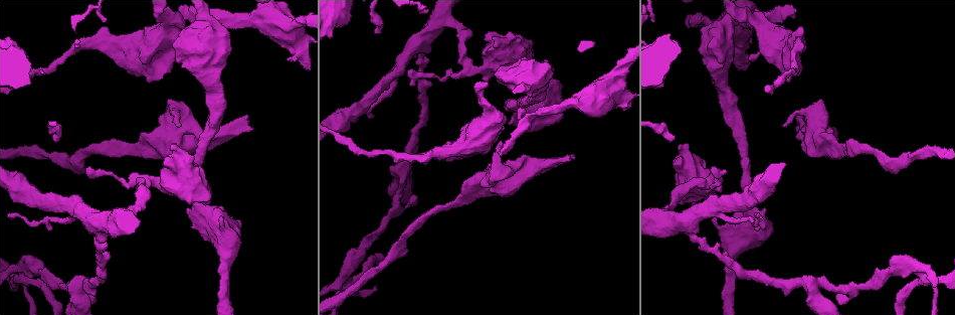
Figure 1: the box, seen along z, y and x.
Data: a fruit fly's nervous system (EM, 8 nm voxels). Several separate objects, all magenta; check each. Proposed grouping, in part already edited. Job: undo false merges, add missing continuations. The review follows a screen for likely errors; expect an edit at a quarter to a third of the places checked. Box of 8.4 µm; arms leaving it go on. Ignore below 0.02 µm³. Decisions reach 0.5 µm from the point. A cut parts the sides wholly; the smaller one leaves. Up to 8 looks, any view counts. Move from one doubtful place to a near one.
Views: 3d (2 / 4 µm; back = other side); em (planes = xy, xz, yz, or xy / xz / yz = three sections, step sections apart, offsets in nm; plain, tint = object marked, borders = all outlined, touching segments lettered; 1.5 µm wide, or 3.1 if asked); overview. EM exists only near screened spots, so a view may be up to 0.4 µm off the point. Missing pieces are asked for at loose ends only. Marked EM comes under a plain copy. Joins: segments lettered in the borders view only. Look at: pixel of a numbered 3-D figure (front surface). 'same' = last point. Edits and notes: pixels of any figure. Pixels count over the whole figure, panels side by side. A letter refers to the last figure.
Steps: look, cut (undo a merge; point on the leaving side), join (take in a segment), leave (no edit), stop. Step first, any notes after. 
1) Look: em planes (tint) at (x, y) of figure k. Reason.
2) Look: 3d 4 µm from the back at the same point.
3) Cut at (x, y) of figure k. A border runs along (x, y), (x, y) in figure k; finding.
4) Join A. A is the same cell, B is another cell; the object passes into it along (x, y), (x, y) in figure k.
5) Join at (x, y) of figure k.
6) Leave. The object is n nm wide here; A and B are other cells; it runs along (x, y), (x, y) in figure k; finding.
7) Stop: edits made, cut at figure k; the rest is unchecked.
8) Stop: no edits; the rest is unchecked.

Look: 3d 4 µm at (20, 274) of figure 1. Sharp bend.

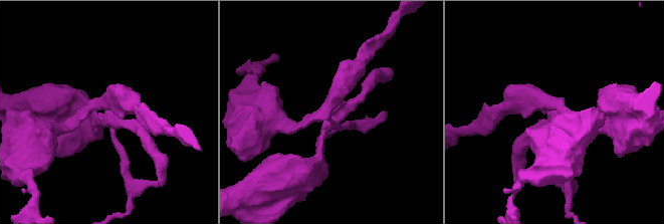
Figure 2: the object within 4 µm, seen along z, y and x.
Look: em planes (tint) at (329, 114) of figure 2. Now the EM.

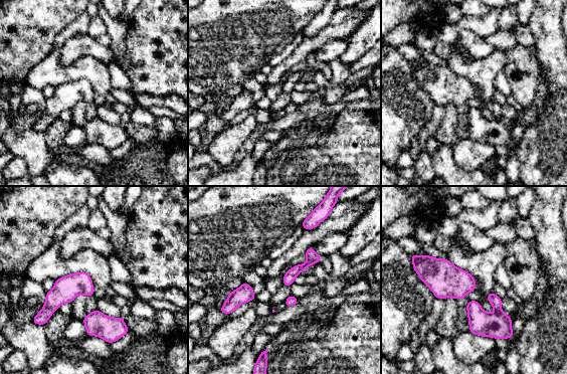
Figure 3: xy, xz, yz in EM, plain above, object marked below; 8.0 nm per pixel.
Look: em planes (borders) at the same point.

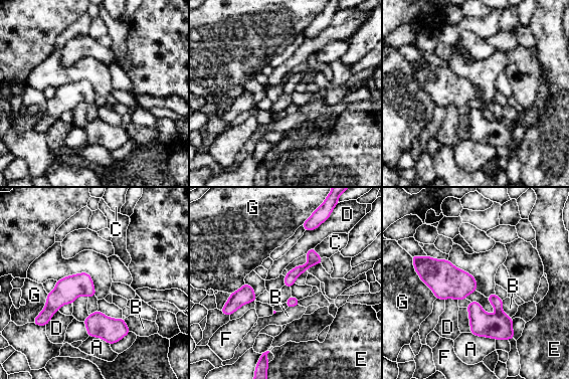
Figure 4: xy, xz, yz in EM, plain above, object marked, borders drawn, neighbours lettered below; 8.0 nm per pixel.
Cut at (498, 326) of figure 4. The longest contact is with G, 360 nm; A, B, C, D, E, F and G are other cells; a border runs along (497, 312), (503, 313) in figure 4; two neurons meet here.

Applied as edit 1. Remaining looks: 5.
Look: em yz step 4 (tint) at (411, 84) of figure 1. Tapers out.

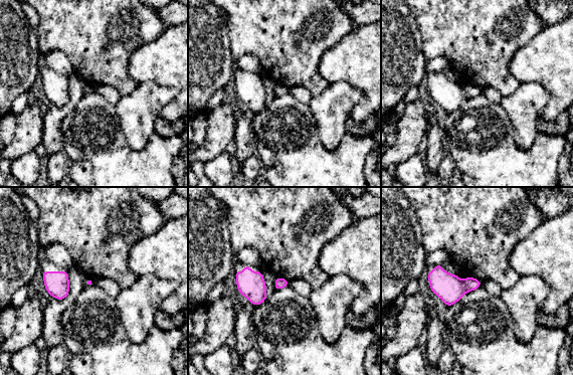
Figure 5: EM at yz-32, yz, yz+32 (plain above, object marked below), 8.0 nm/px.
Look: em planes (borders) at the same point.

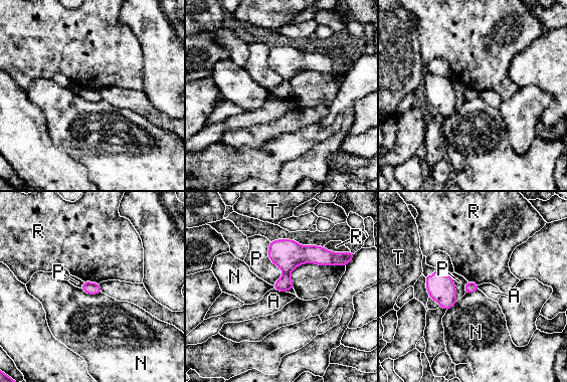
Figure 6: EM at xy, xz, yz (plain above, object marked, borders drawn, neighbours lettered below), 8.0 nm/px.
Leave. The object is 90 nm wide here; A, N, P, R and T are other cells; a border runs along (80, 288), (89, 294), (101, 293) in figure 6; no lettered segment goes on from it.

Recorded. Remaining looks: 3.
Look: 3d 2 µm at (707, 21) of figure 1. Thick turns thin.

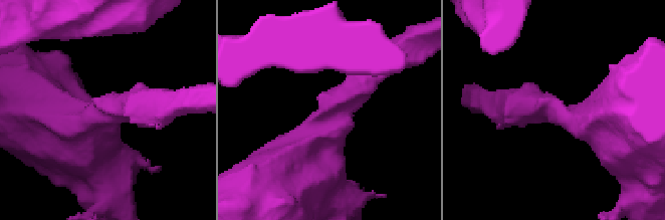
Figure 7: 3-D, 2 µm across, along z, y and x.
Look: em xy step 4 (borders) at (333, 109) of figure 7. Now the EM.

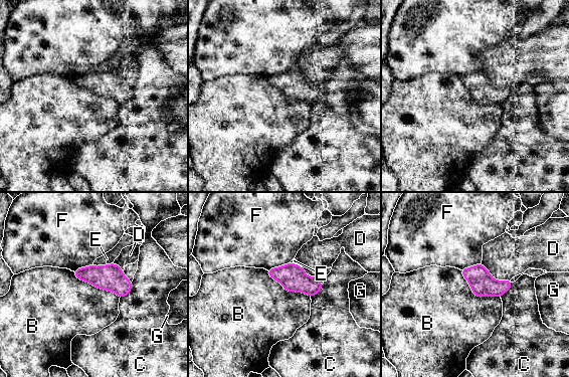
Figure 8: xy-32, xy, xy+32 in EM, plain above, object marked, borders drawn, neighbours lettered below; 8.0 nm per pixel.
Leave. B, C, D, E, F and G are other cells; a border runs along (481, 263), (495, 278), (510, 280) in figure 8; one neuron here.

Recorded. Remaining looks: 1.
Stop: edits made, cut at figure 4; the rest is unchecked.

